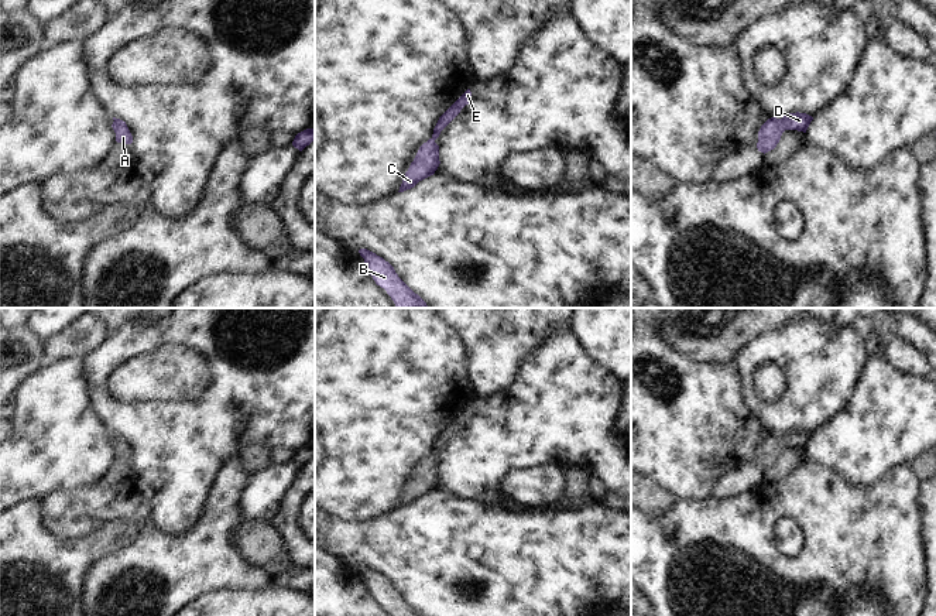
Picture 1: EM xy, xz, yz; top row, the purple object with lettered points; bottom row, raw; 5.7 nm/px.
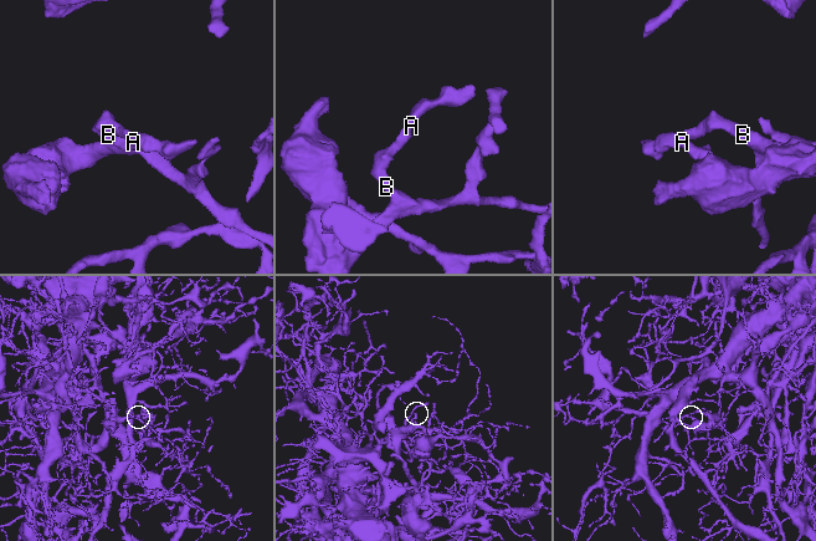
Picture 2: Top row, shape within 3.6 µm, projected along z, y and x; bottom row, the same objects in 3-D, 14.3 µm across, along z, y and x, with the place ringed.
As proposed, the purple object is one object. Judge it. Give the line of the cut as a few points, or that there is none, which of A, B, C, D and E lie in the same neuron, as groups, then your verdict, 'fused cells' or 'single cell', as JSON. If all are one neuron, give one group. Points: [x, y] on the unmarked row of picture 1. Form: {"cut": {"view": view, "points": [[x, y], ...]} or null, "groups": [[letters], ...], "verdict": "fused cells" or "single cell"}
{"cut": null, "groups": [["A", "B", "C", "D", "E"]], "verdict": "single cell"}

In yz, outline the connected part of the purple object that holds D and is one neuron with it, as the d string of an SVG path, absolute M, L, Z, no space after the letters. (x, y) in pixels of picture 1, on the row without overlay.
M799 428L786 430L782 435L768 435L758 448L758 468L765 470L774 466L785 446L798 446L806 449L812 437L812 432Z

